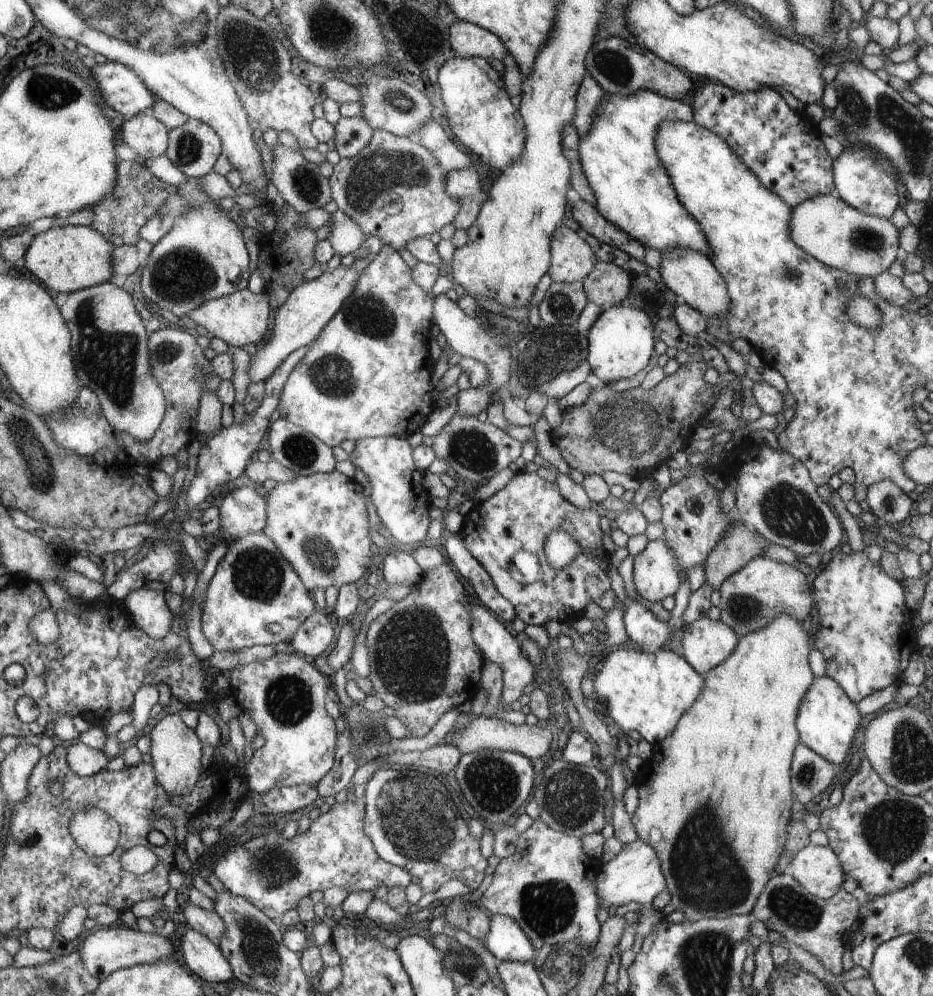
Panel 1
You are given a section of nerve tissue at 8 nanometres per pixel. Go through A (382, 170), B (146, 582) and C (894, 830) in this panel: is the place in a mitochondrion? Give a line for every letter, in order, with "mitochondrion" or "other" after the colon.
A: mitochondrion
B: other
C: mitochondrion

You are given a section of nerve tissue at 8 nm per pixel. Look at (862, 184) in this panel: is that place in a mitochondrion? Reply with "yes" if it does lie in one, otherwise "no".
yes

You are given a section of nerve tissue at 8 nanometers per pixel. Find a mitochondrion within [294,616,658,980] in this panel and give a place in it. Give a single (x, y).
(415, 818)

